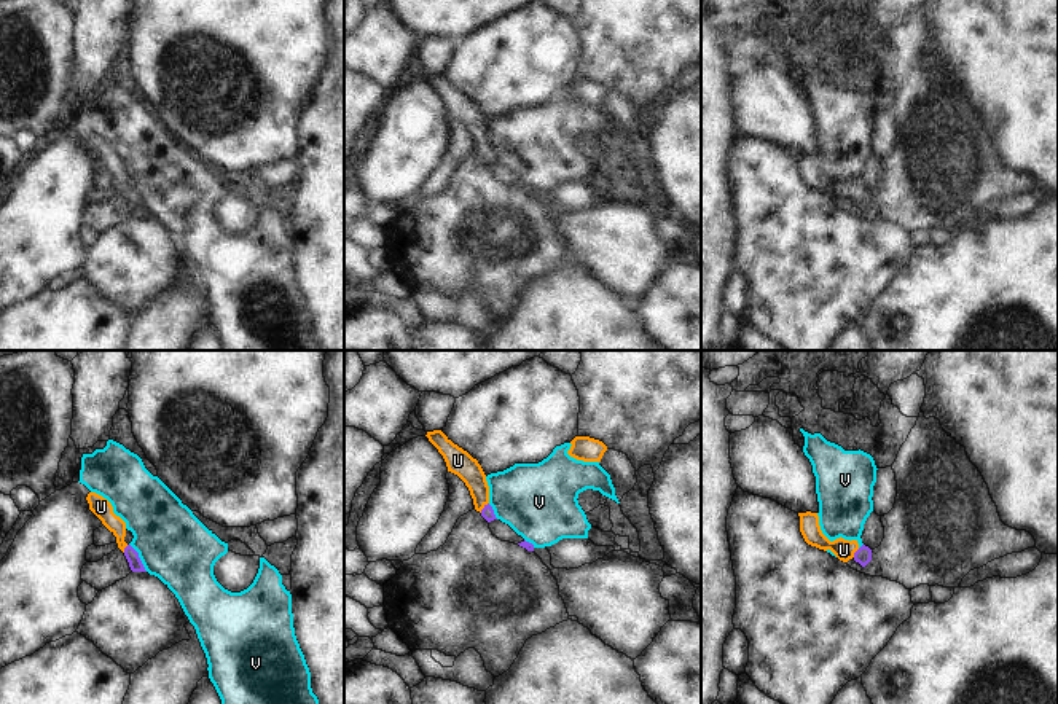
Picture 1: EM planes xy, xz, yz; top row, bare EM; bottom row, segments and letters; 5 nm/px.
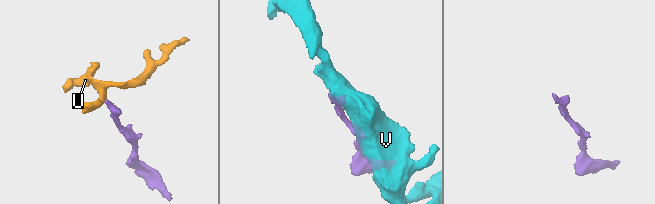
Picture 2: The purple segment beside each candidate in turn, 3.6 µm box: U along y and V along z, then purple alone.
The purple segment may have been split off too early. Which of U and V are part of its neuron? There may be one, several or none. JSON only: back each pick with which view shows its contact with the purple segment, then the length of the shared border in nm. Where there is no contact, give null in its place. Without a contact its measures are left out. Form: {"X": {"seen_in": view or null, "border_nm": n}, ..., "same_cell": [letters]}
{"U": {"seen_in": "xz", "border_nm": 70}, "same_cell": ["U"]}

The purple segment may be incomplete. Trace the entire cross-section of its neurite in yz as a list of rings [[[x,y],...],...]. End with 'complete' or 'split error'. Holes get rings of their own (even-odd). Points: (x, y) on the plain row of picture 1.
[[[798,156],[800,159],[800,175],[805,185],[819,193],[830,193],[840,204],[848,205],[854,202],[862,210],[872,204],[872,193],[865,188],[859,188],[857,183],[837,182],[830,185],[821,174],[817,156]]]; split error

